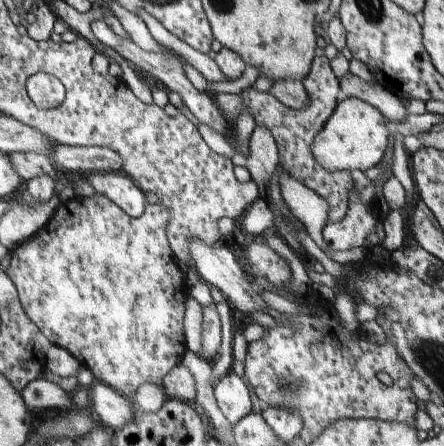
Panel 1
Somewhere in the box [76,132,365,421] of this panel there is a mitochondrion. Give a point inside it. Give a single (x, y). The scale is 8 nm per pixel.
(288, 386)

